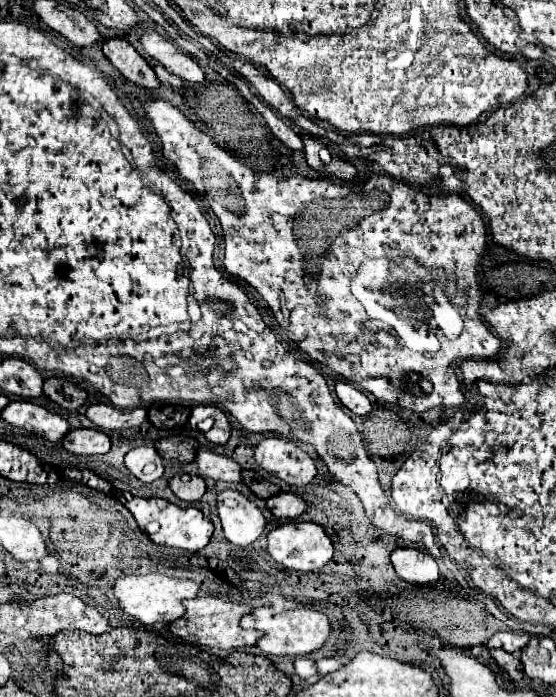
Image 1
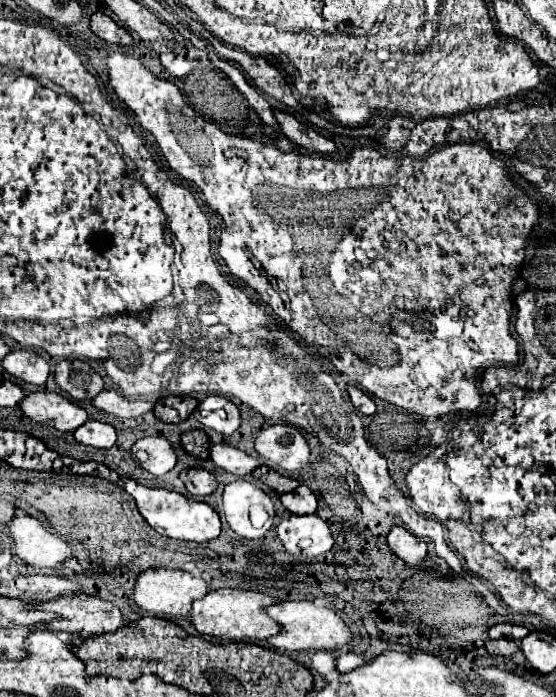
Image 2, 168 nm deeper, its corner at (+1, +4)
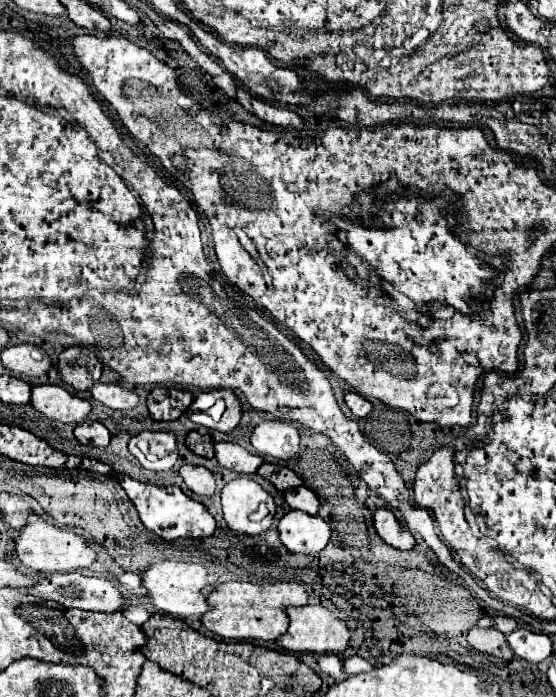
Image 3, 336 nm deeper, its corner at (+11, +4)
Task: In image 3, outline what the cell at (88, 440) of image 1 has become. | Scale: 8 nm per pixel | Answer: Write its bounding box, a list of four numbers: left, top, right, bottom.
[74,420,110,448]

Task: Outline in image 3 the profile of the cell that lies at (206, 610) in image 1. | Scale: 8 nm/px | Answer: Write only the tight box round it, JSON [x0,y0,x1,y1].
[202,582,308,642]

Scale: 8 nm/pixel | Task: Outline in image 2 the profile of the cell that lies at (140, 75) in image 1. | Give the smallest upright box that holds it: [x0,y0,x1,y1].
[90,12,134,46]

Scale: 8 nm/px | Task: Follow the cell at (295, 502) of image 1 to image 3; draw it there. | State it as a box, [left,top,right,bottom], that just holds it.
[284,486,320,514]

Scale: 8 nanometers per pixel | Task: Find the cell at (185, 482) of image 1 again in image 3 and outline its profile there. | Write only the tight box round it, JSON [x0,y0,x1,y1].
[180,464,216,496]

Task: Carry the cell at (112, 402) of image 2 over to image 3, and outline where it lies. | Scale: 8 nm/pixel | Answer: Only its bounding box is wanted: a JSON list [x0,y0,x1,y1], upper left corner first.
[90,382,138,410]

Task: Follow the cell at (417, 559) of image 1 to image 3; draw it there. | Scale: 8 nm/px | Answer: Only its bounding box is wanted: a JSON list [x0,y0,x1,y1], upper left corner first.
[374,508,414,550]

